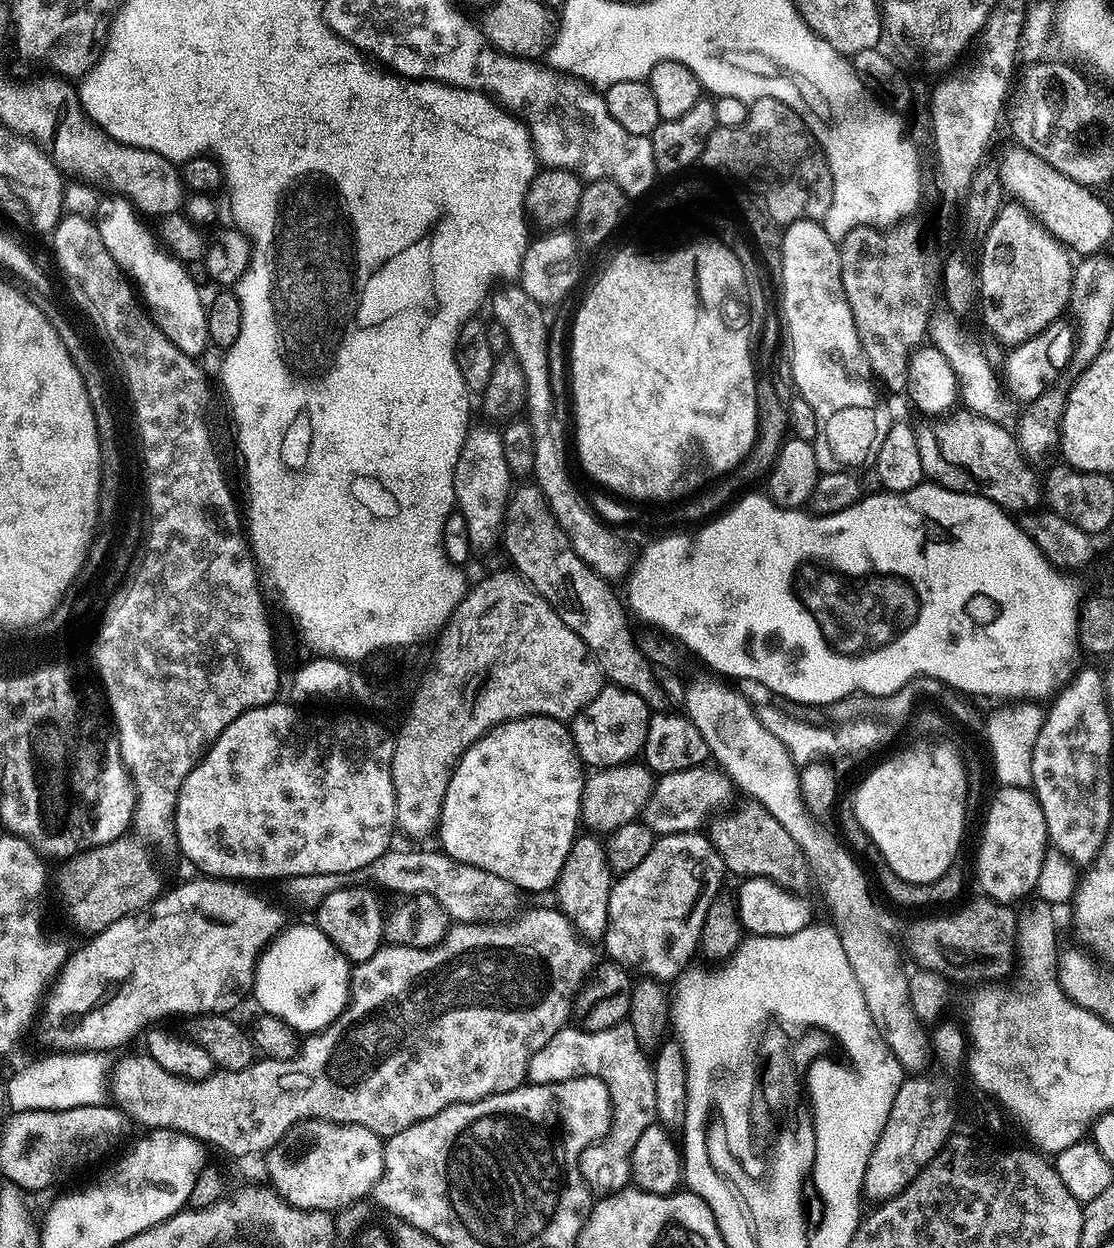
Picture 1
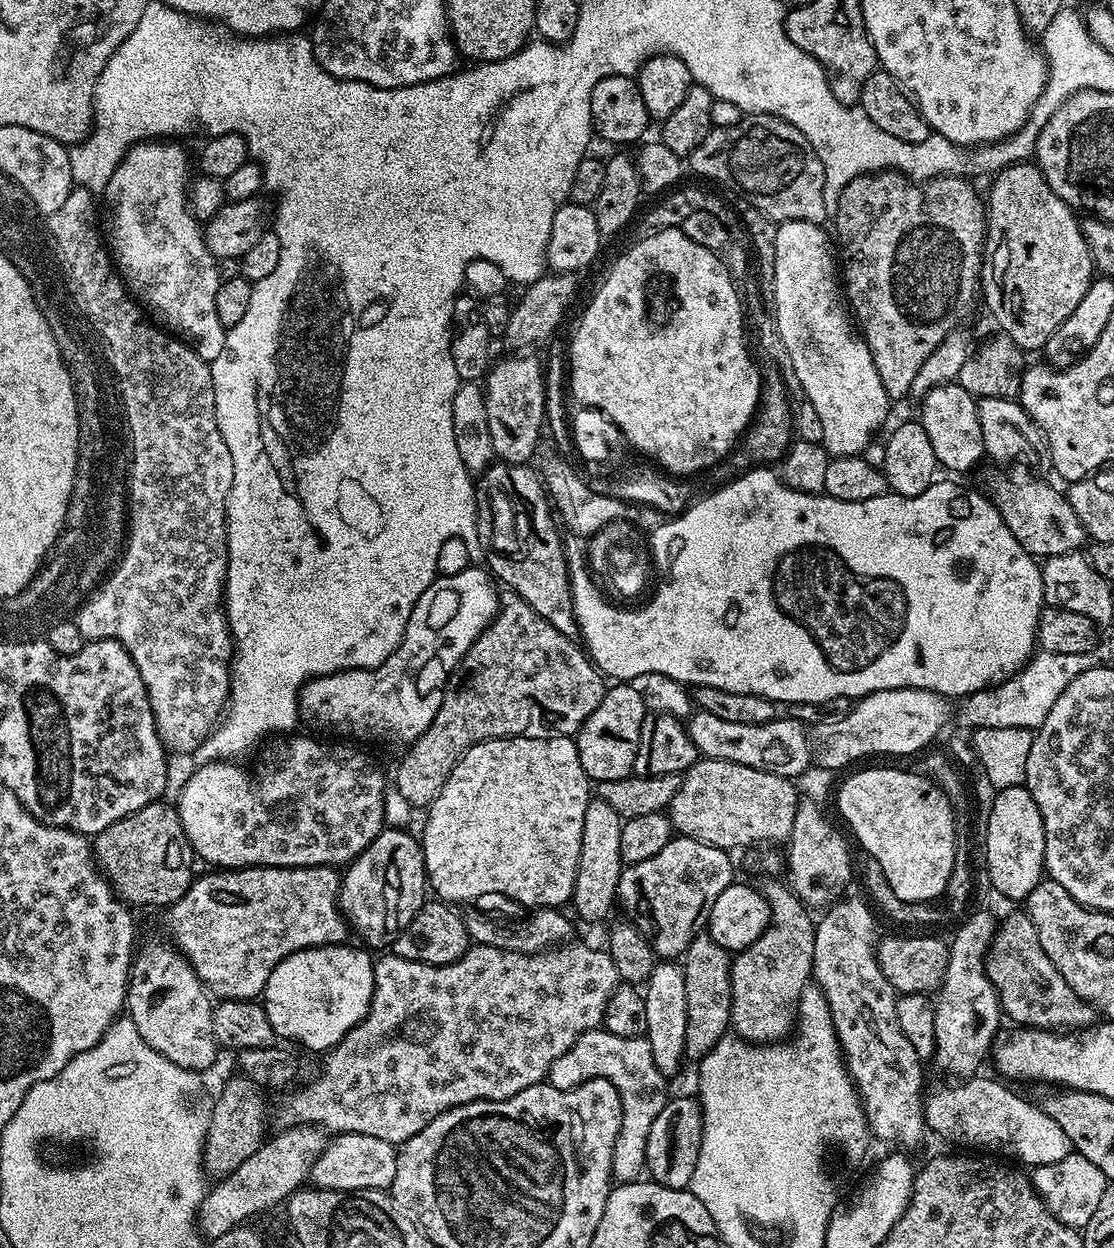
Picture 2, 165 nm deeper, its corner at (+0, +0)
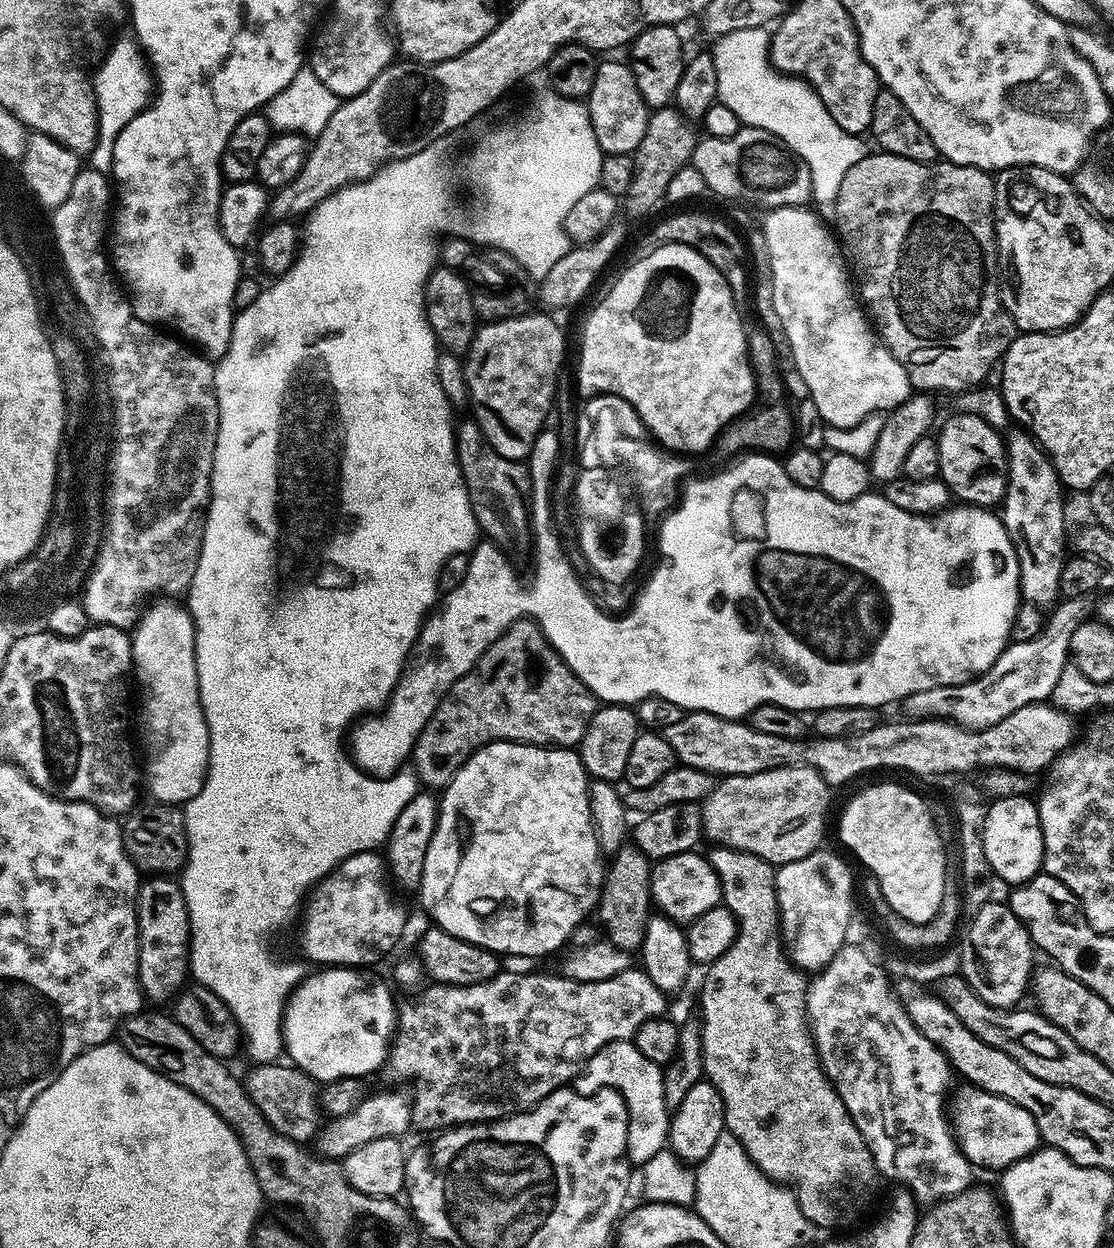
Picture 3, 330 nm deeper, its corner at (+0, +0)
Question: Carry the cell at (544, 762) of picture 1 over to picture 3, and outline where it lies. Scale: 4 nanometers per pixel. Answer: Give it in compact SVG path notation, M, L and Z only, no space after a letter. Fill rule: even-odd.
M495 740L493 744L486 744L478 749L472 757L454 774L454 778L443 788L439 797L440 817L434 830L434 838L430 838L430 846L426 850L426 858L422 866L422 878L418 895L420 904L428 911L428 916L433 925L446 934L454 934L454 938L462 938L474 946L482 946L486 950L507 956L548 956L556 952L576 932L576 927L587 918L588 915L597 911L600 903L600 891L604 884L606 869L606 856L598 846L596 831L592 825L590 814L590 802L588 801L588 785L590 777L585 772L580 761L579 751L568 746L541 746L539 744L522 744L514 740ZM481 904L486 911L492 912L496 904L504 912L496 912L492 920L496 924L484 924L482 917L476 913L476 907ZM515 908L521 908L528 915L532 924L512 924L512 912Z

